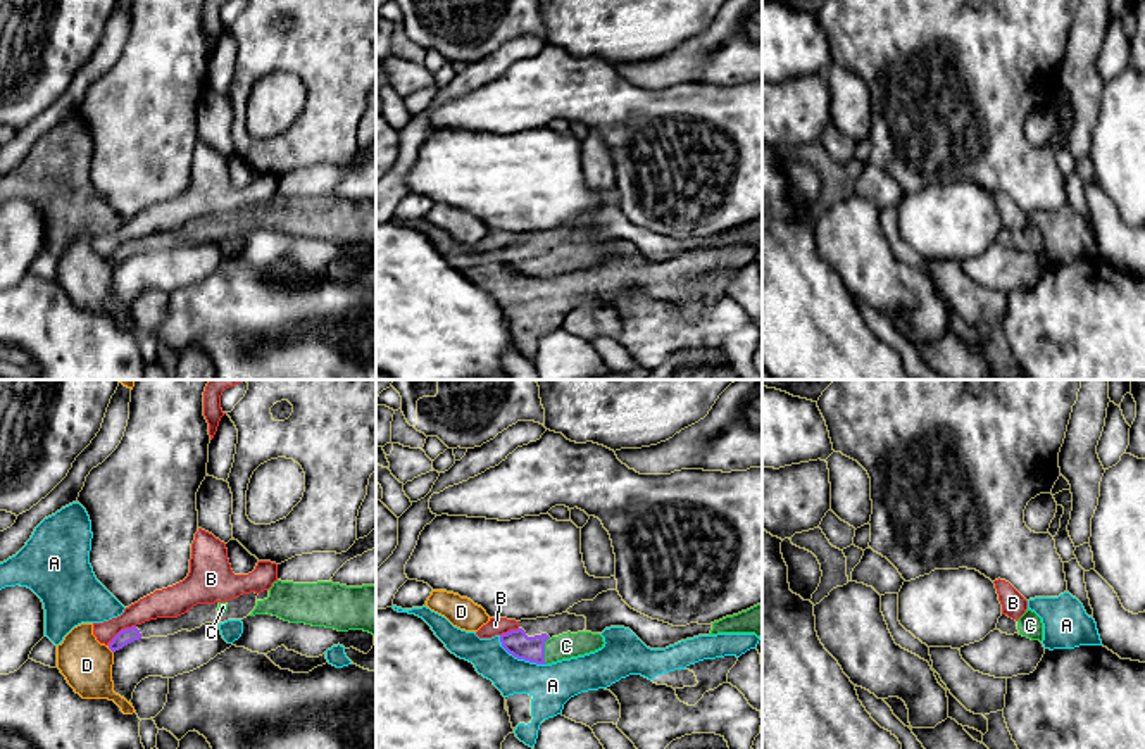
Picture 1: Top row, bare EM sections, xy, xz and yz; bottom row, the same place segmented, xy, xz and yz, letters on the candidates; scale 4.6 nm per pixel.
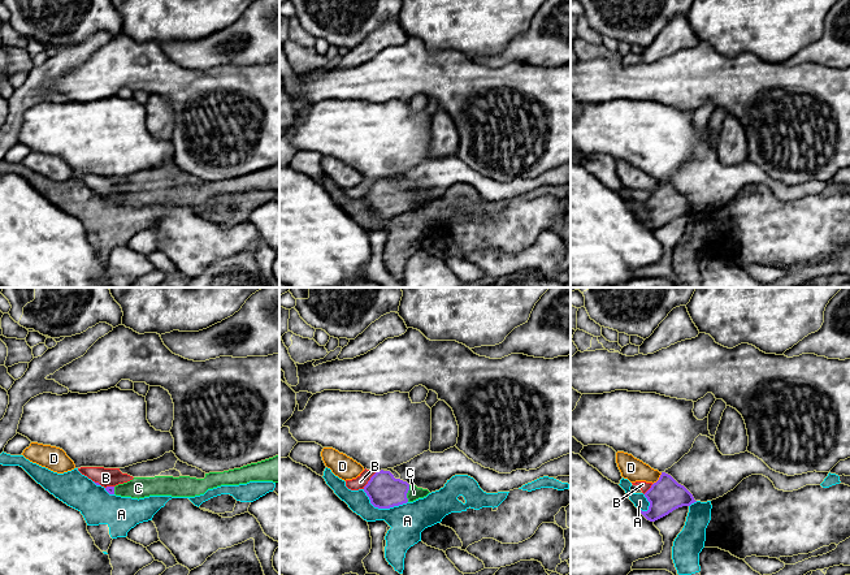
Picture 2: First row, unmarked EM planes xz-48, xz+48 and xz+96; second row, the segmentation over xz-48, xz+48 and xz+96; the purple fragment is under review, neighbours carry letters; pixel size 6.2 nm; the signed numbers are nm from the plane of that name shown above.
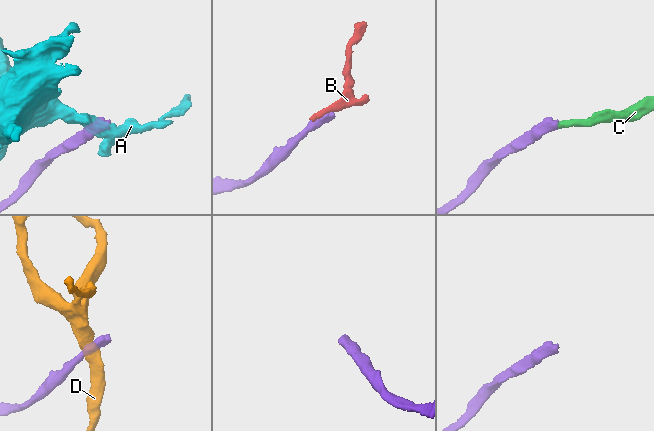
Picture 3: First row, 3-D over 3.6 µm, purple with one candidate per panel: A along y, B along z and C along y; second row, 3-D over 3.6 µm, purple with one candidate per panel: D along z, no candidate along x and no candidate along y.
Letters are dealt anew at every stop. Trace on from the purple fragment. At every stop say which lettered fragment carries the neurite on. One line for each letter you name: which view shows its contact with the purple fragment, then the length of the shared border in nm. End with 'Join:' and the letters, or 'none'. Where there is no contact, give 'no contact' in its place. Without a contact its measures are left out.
C: meets purple in xz; contact 130 nm long
Join: C

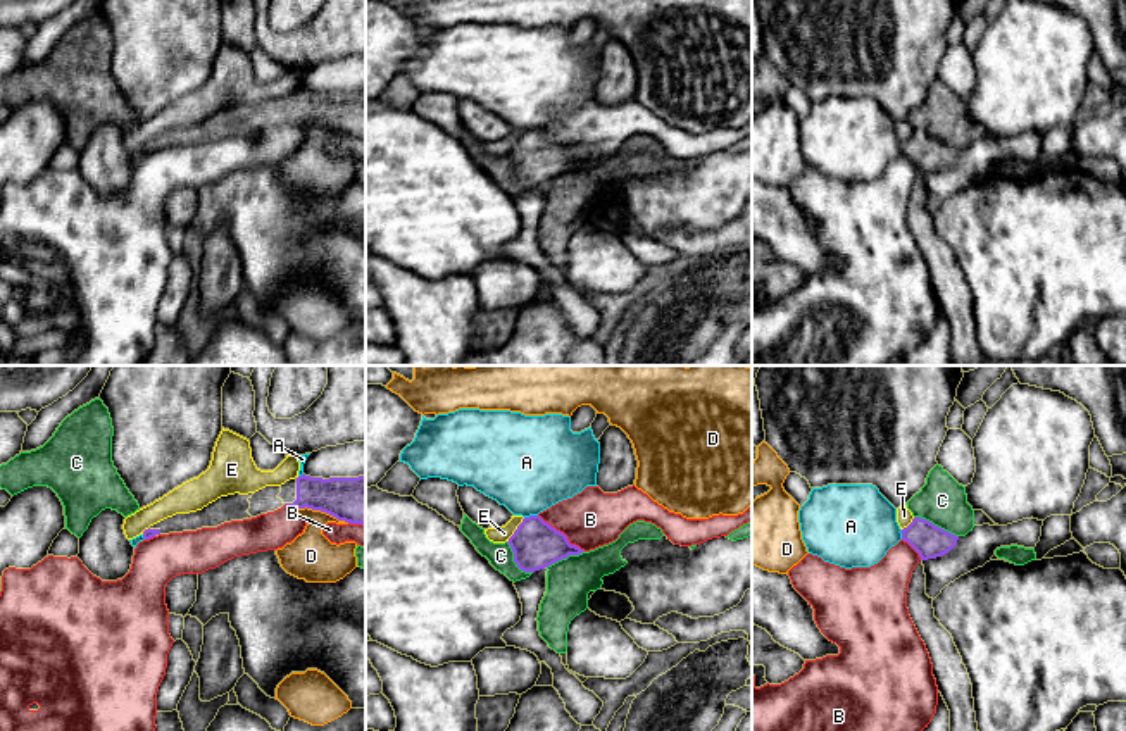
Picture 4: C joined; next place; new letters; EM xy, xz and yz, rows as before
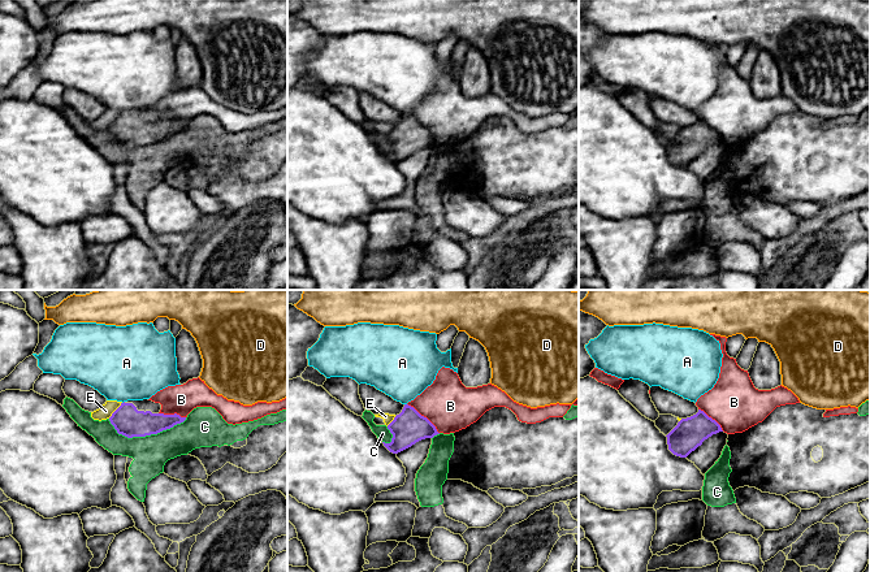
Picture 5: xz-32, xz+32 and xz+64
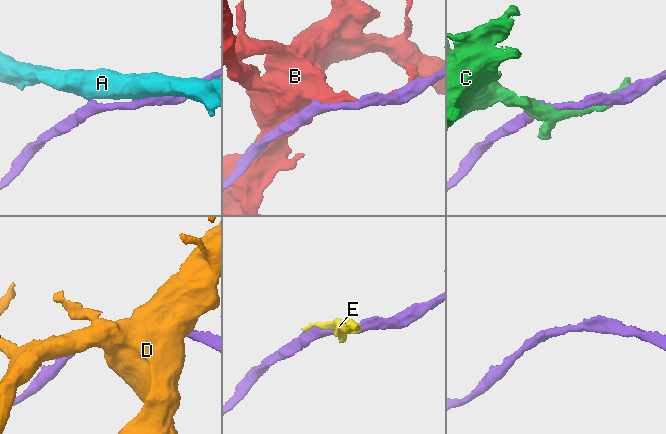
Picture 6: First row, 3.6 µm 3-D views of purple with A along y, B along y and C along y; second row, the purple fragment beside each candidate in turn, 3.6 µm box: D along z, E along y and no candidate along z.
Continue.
Join: none

